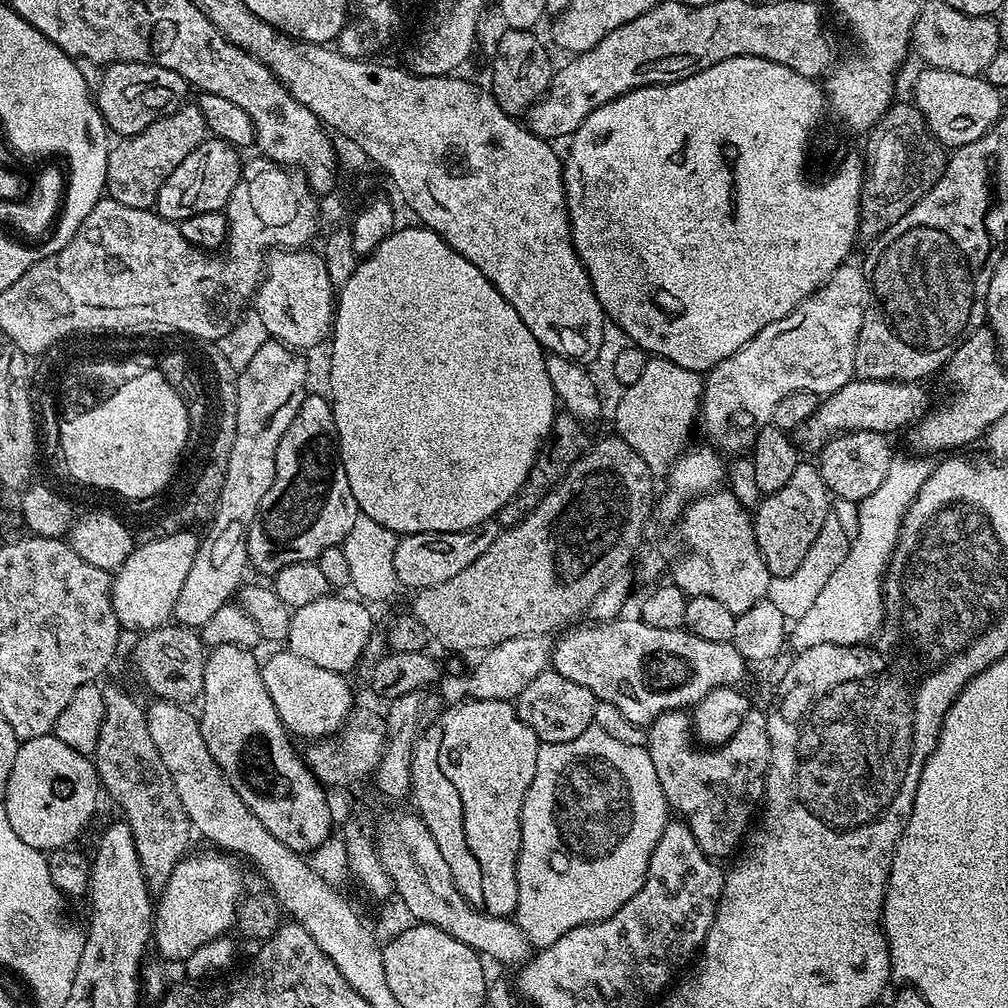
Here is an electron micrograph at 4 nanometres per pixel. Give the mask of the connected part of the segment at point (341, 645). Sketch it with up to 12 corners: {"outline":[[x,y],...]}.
{"outline":[[329,594],[295,609],[287,651],[351,673],[372,637],[367,603]]}

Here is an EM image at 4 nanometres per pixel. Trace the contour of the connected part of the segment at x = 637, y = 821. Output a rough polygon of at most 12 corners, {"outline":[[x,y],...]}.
{"outline":[[541,744],[516,925],[547,948],[644,885],[670,809],[645,746]]}

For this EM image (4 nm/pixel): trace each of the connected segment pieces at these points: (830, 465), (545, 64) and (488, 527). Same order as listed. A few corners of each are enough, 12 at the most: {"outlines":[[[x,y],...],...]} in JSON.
{"outlines":[[[844,432],[820,449],[829,493],[859,504],[890,471],[883,432]],[[526,28],[496,40],[490,91],[513,118],[552,85],[549,45]],[[495,519],[410,532],[394,550],[401,589],[439,586],[502,531]]]}

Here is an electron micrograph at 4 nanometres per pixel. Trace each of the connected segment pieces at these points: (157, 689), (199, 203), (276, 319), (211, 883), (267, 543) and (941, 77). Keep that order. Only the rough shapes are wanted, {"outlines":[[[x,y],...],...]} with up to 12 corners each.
{"outlines":[[[169,622],[139,637],[132,660],[153,697],[191,705],[206,645]],[[206,138],[158,190],[179,222],[227,209],[241,153]],[[276,250],[254,308],[293,350],[329,339],[334,289],[319,251]],[[189,854],[154,904],[154,948],[183,962],[236,922],[244,876]],[[305,395],[248,531],[278,570],[343,545],[361,515],[329,397]],[[925,67],[911,99],[955,150],[982,138],[1006,105],[983,75]]]}

